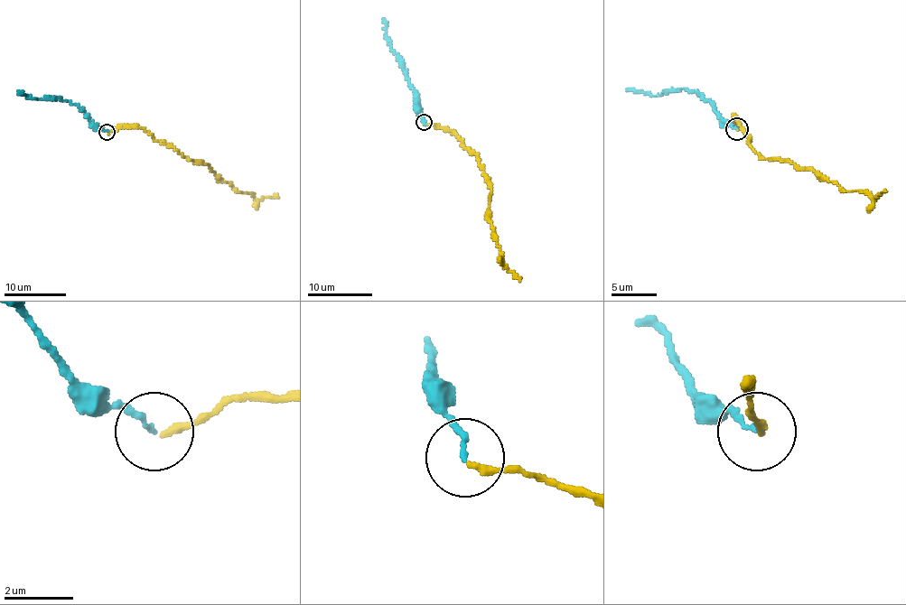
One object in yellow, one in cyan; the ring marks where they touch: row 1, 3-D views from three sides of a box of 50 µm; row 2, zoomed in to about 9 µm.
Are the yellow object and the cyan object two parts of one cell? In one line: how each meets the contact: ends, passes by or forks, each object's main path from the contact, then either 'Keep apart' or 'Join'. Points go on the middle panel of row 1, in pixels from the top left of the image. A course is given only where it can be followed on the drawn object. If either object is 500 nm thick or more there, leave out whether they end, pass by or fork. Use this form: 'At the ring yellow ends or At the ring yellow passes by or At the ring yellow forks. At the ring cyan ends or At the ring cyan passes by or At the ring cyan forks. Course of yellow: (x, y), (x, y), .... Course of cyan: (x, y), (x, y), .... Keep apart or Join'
At the ring yellow ends. At the ring cyan ends. Course of yellow: (424, 124), (441, 126), (456, 134), (479, 157), (490, 188), (489, 209), (503, 264), (520, 280). Course of cyan: (424, 122), (416, 93), (406, 79), (400, 56), (388, 40), (385, 20). Join

